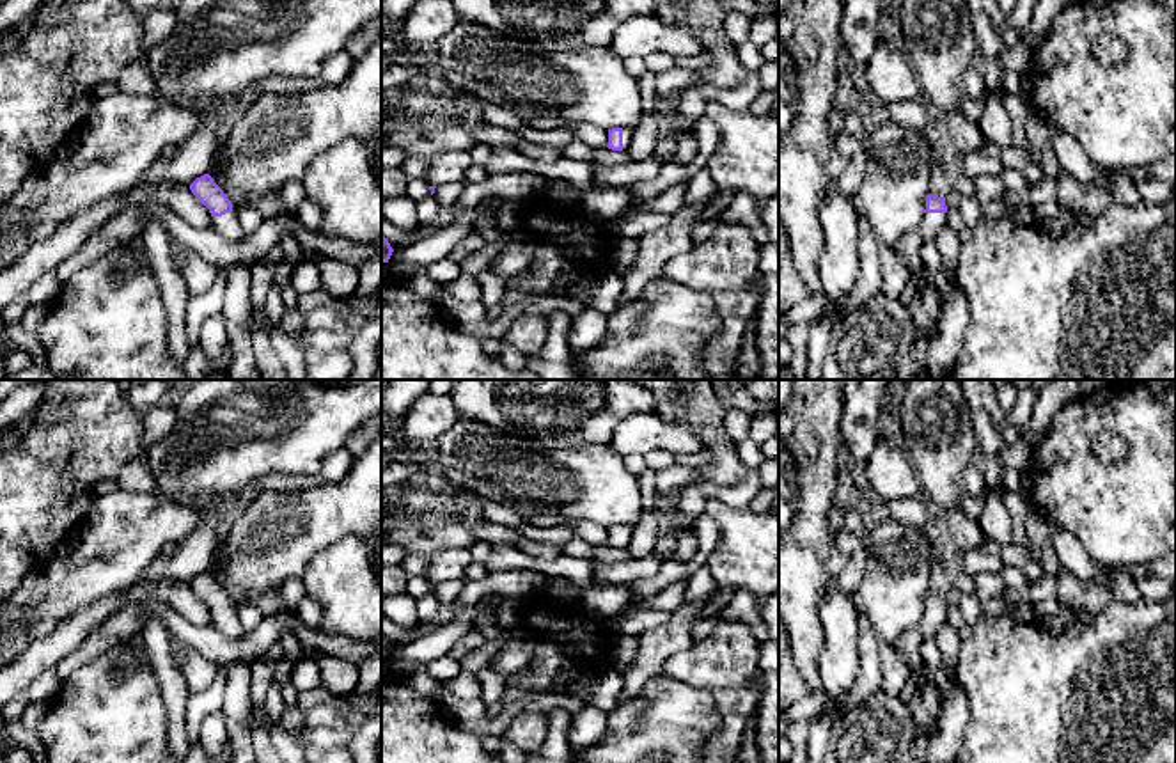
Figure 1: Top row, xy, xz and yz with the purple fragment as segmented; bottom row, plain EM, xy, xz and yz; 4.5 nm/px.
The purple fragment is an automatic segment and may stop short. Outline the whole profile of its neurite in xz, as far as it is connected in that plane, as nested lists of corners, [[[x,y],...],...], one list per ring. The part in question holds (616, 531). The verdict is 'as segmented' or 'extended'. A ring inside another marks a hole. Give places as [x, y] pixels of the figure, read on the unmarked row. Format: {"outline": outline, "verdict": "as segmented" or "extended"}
{"outline": [[[612,525],[608,527],[608,547],[612,548],[626,548],[631,538],[631,529],[626,525]]], "verdict": "extended"}

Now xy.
{"outline": [[[209,571],[197,575],[190,582],[192,591],[204,602],[215,619],[216,628],[229,639],[236,641],[245,635],[245,630],[232,610],[232,602],[223,587]]], "verdict": "extended"}

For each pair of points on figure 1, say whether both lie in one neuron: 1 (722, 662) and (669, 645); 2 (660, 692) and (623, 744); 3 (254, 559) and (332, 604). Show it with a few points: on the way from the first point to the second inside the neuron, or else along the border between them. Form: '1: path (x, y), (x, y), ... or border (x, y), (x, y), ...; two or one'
1: border (694, 641), (673, 653), (658, 673); two
2: path (660, 707), (660, 714), (637, 737); one
3: border (327, 545), (309, 561), (300, 577); two

